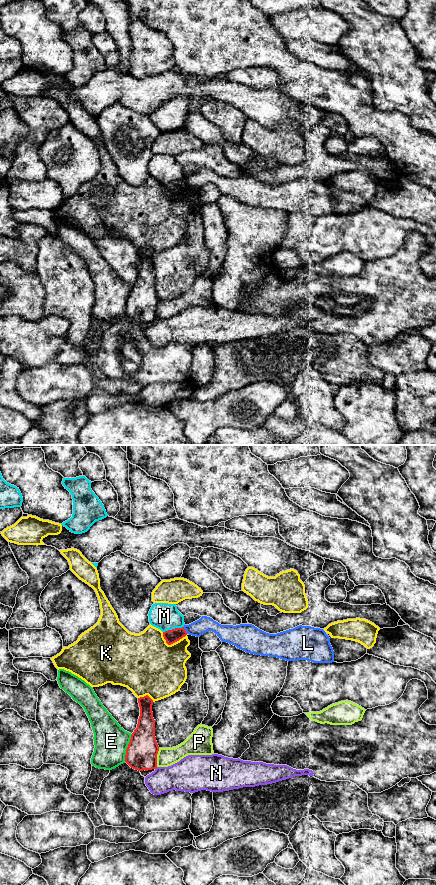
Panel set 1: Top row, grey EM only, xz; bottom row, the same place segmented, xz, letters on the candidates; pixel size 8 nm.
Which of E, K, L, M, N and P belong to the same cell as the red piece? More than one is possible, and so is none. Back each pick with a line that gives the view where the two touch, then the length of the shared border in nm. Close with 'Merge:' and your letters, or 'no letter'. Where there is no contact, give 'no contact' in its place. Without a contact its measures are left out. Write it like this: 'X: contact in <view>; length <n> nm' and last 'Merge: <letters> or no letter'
Merge: no letter

